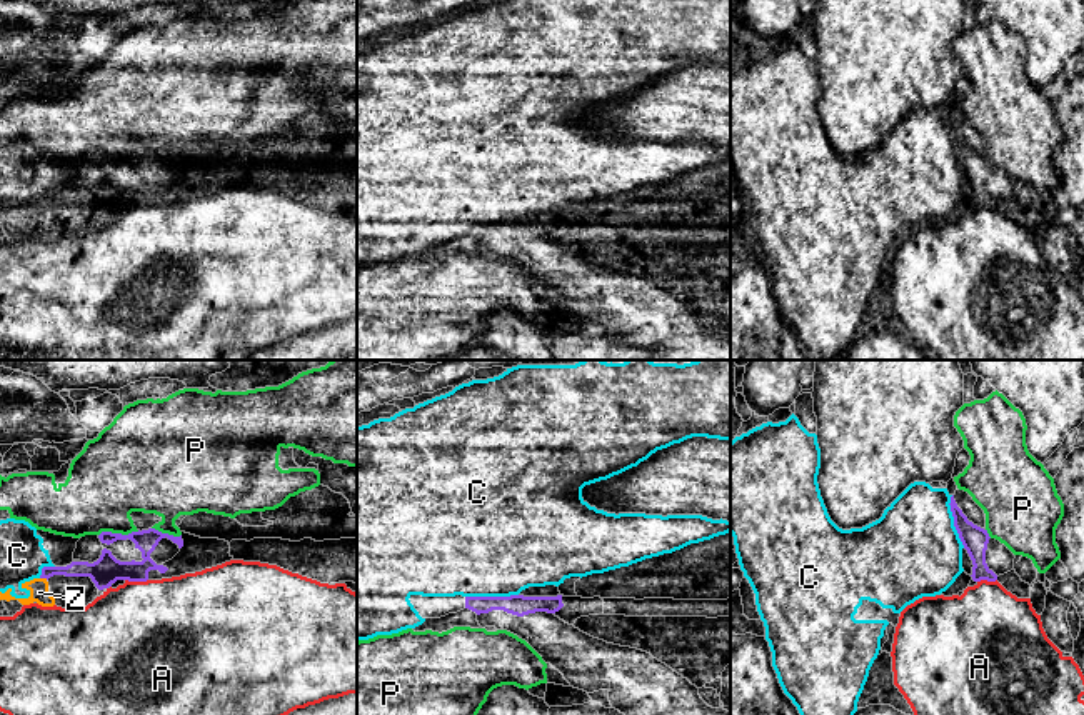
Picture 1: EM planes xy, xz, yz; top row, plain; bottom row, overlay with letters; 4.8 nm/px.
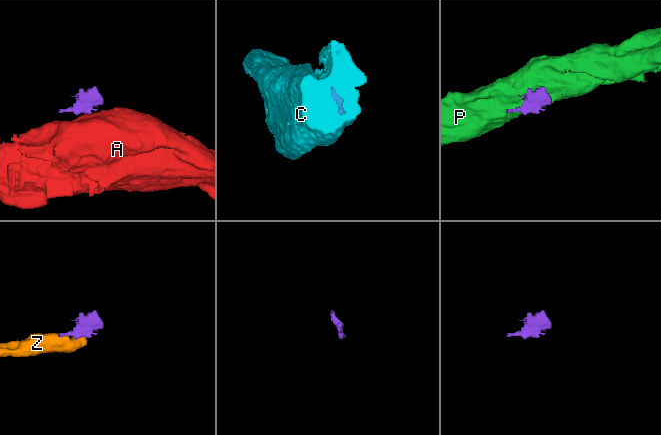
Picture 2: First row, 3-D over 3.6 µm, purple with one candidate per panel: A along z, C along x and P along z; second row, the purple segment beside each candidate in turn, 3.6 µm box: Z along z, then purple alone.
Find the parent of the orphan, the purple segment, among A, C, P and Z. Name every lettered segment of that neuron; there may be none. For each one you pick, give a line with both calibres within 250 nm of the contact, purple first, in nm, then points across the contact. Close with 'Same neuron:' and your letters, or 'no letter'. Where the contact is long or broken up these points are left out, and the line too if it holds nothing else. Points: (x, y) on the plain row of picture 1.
Same neuron: no letter

